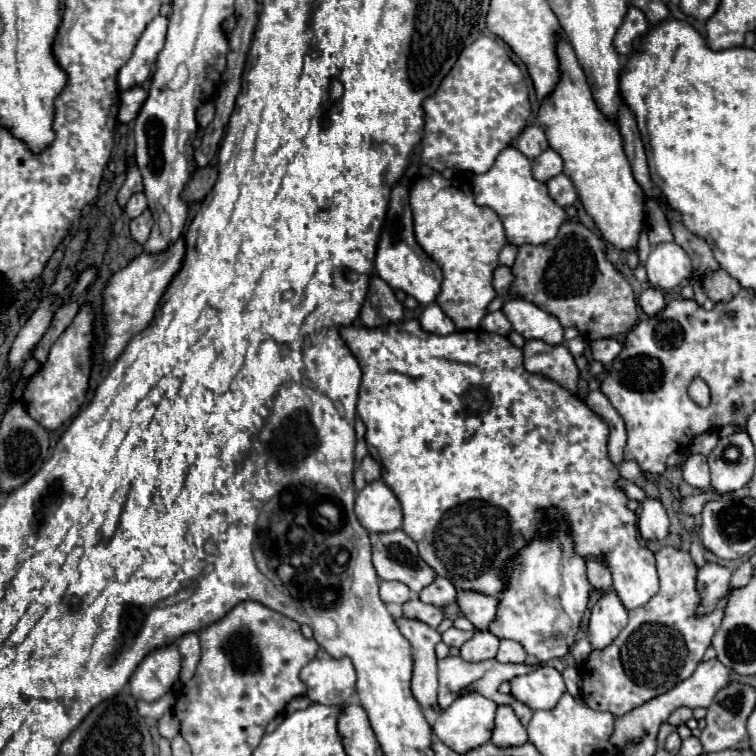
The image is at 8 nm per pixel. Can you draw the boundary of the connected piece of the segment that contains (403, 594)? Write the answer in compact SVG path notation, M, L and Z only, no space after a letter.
M380 582L380 598L384 602L396 602L396 604L404 604L410 598L412 592L408 592L406 584L400 582Z

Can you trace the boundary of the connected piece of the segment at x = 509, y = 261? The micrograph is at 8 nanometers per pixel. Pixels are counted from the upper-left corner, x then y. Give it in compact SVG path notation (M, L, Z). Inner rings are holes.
M506 244L506 246L502 248L502 252L500 252L500 258L498 258L500 264L510 268L510 266L514 264L514 260L516 260L516 250L518 250L518 248L516 248L514 244Z

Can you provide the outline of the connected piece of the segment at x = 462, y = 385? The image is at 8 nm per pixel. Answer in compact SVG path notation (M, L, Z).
M404 320L396 324L386 324L380 328L364 328L364 326L342 326L340 336L346 340L350 352L356 356L360 368L364 370L364 378L360 384L360 396L358 396L358 416L366 426L366 446L372 458L380 458L382 464L382 480L392 488L396 498L402 504L404 512L404 532L418 544L420 558L434 568L434 572L442 578L448 578L458 590L476 590L482 594L500 594L502 590L502 566L504 560L518 554L520 548L524 548L530 538L540 530L546 534L548 526L538 526L542 516L538 514L538 508L548 508L548 506L558 506L564 510L566 520L572 524L572 534L576 542L576 552L580 556L598 556L604 554L612 578L614 578L614 588L622 600L622 604L632 610L642 604L646 604L656 592L658 592L658 576L656 576L656 566L654 566L654 554L640 546L638 538L638 528L636 528L636 514L626 508L628 498L624 496L622 490L614 486L618 480L618 470L608 458L608 426L606 422L592 412L578 396L566 392L560 384L550 382L548 378L540 374L530 374L524 364L522 364L522 350L516 348L506 336L498 336L492 332L484 332L482 328L478 330L458 330L458 334L448 334L448 336L434 336L426 330L422 330L418 320Z

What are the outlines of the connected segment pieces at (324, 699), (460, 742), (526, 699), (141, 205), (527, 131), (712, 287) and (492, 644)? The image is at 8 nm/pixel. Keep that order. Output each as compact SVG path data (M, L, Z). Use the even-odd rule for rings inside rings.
M314 658L300 670L300 678L306 684L306 696L324 706L340 706L348 702L356 684L354 666L348 658Z
M468 692L458 696L450 708L442 710L436 724L434 724L434 732L438 736L438 740L442 740L446 746L450 746L456 752L468 752L484 742L488 742L492 738L492 728L494 728L494 712L496 712L496 704L488 698L484 698L478 692Z
M540 666L530 674L510 680L510 696L526 704L530 710L550 710L566 690L556 668Z
M144 192L134 194L134 196L128 200L128 204L126 204L126 214L128 214L128 218L138 218L138 216L146 210L146 206L148 206L148 202L146 202Z
M530 124L524 128L524 132L520 132L520 136L516 138L516 148L530 160L534 160L540 152L544 152L548 148L548 140L544 136L544 130L538 124Z
M718 268L716 272L712 272L712 276L704 276L704 292L708 294L708 298L712 302L726 302L730 298L734 298L742 286L736 278L732 278L726 270Z
M476 630L472 640L462 644L460 656L468 662L482 662L482 660L496 656L498 644L500 644L500 640L494 634L486 632L486 630Z

